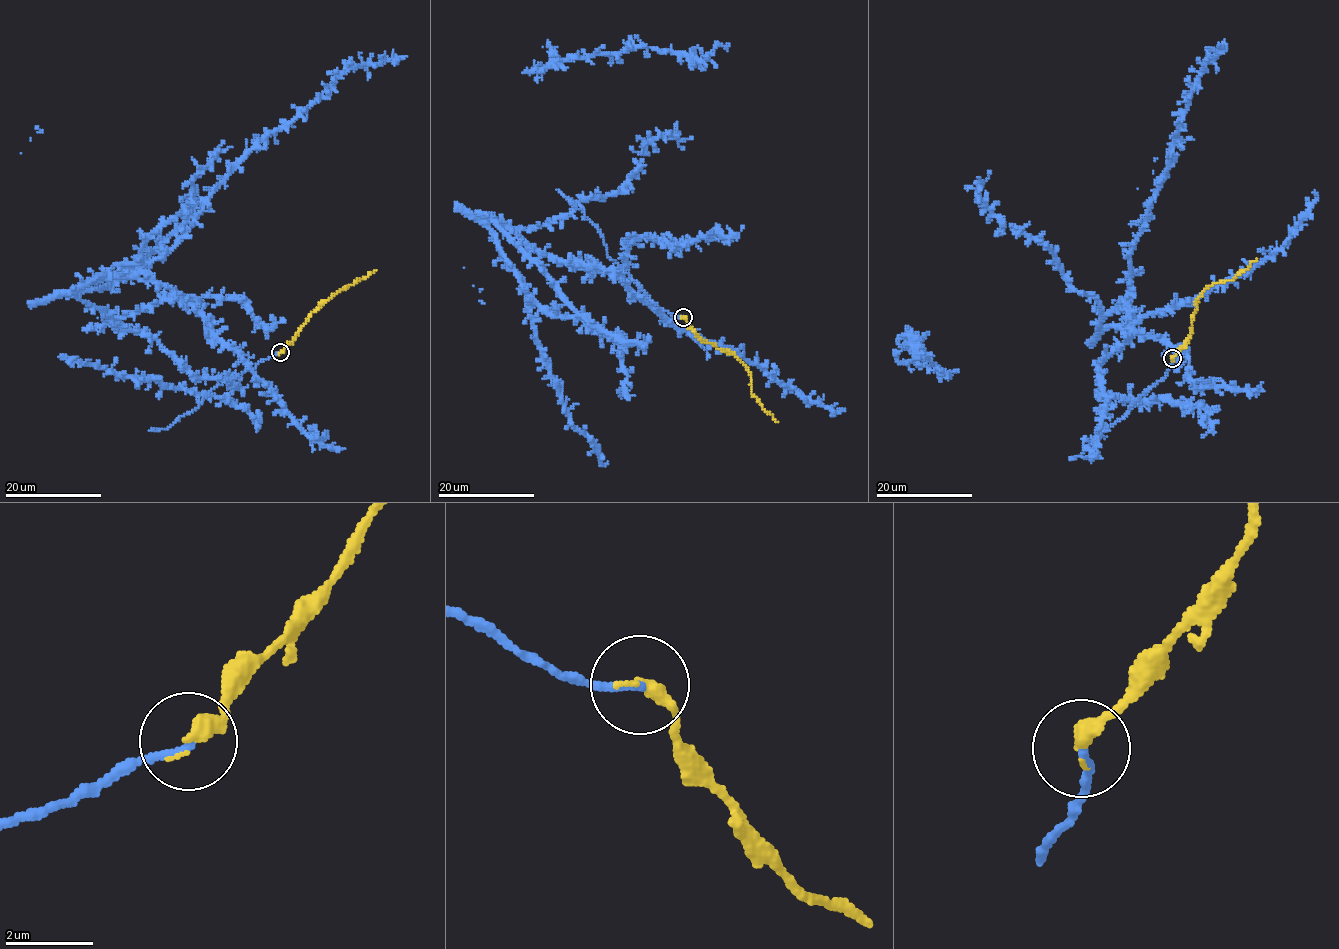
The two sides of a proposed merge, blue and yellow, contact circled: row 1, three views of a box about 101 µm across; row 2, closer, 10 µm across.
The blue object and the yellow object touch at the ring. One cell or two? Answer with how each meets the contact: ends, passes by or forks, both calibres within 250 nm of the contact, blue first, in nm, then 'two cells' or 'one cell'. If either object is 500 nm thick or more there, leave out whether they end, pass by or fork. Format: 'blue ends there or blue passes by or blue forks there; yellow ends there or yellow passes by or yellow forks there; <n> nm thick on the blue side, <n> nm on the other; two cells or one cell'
blue ends there; yellow ends there; 190 nm thick on the blue side, 360 nm on the other; one cell

